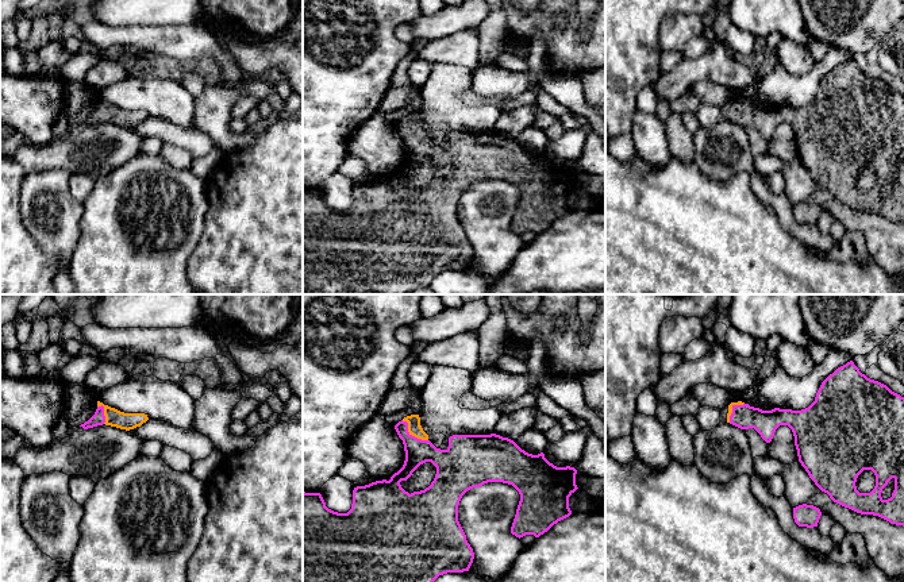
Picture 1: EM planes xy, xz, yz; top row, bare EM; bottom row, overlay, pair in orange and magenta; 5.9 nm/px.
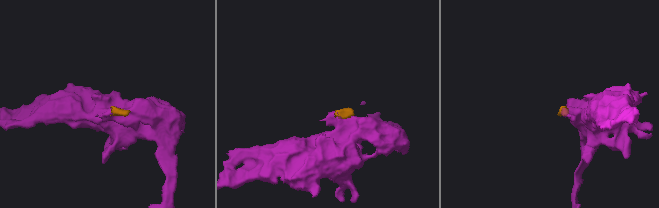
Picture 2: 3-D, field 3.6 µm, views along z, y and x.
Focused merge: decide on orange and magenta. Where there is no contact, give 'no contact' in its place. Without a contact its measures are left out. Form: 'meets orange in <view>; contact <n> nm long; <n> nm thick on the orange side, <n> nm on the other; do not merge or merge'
meets orange in xz; contact 200 nm long; 80 nm thick on the orange side, 150 nm on the other; merge

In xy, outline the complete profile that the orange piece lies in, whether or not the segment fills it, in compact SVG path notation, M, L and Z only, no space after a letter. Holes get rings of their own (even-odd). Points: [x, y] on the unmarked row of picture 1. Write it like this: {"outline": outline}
{"outline": "M97 99L97 107L95 112L80 124L88 127L88 126L105 122L105 123L130 128L136 124L141 124L147 117L149 115L145 111L124 111Z"}

